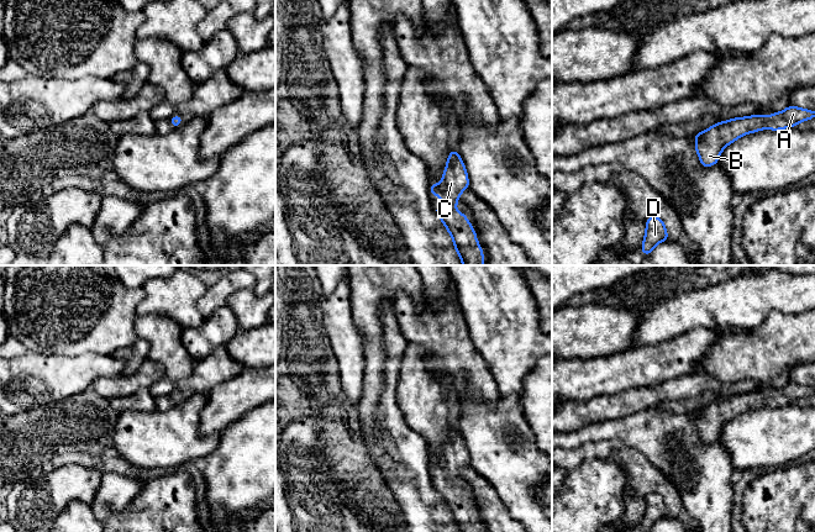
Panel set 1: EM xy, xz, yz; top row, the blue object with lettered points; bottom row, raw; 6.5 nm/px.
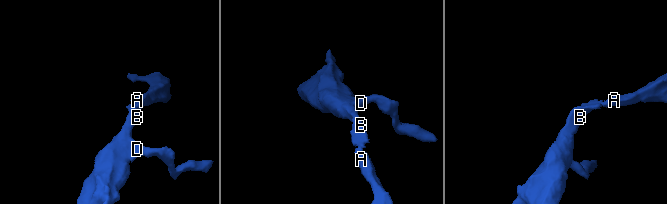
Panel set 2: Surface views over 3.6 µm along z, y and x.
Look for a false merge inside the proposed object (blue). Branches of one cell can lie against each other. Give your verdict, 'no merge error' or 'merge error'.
no merge error

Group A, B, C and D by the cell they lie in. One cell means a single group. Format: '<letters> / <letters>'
A B C D

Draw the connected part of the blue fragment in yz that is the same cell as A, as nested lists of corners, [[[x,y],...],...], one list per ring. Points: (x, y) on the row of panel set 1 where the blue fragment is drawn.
[[[789,105],[780,112],[767,115],[751,115],[747,117],[735,117],[729,121],[714,123],[708,130],[694,135],[695,151],[699,156],[700,164],[710,168],[720,159],[725,147],[734,143],[737,138],[769,128],[772,131],[796,127],[799,122],[815,117],[815,111],[800,109]]]

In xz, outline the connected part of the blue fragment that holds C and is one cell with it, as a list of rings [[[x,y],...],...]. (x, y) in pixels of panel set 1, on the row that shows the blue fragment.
[[[451,149],[440,184],[430,185],[430,194],[445,197],[446,202],[436,206],[436,214],[453,239],[453,246],[463,265],[483,265],[484,256],[478,243],[474,227],[456,206],[461,193],[469,189],[469,178],[461,156]]]

